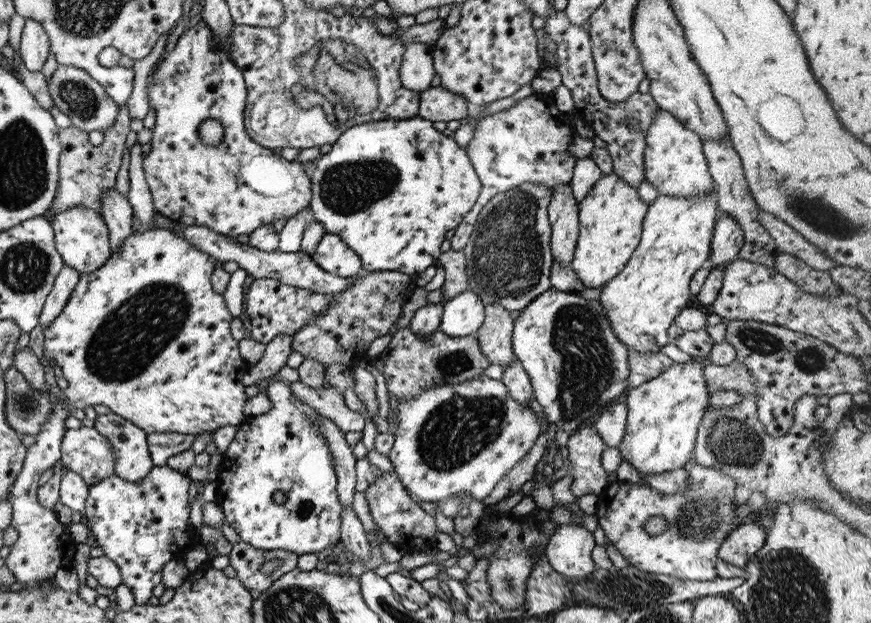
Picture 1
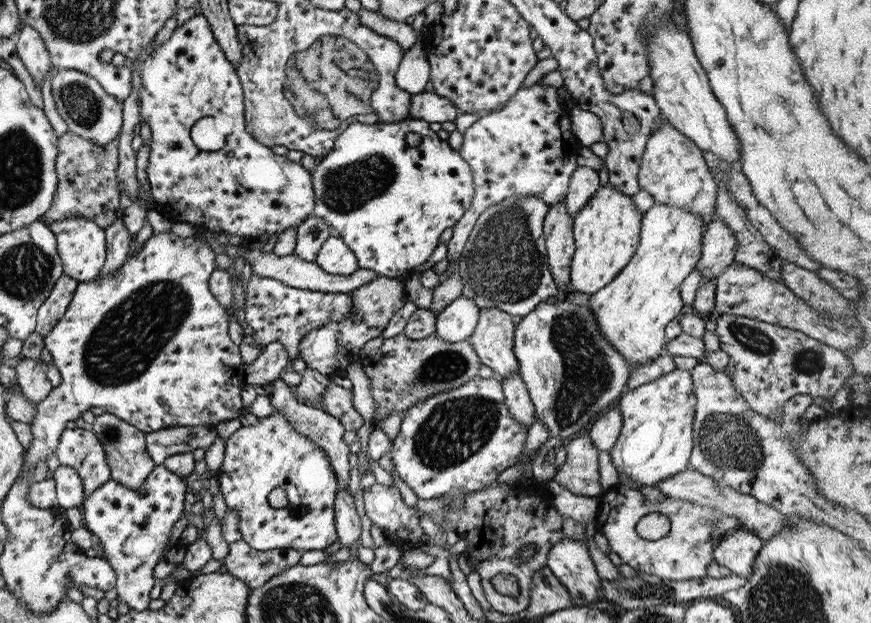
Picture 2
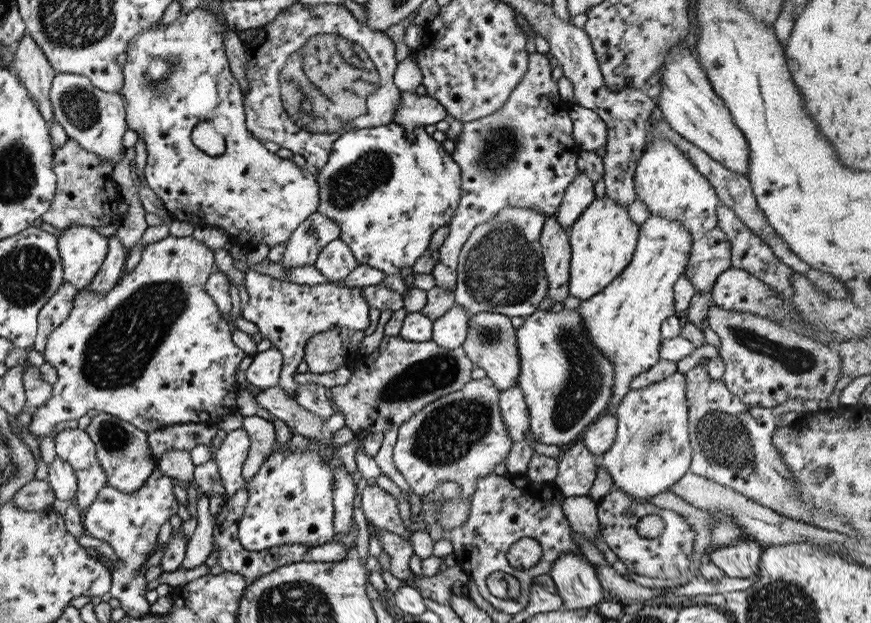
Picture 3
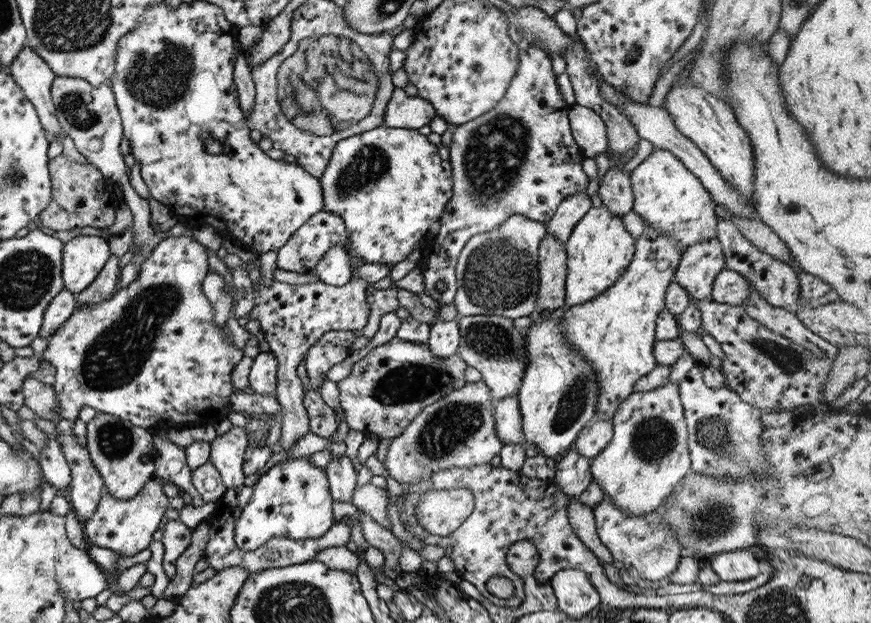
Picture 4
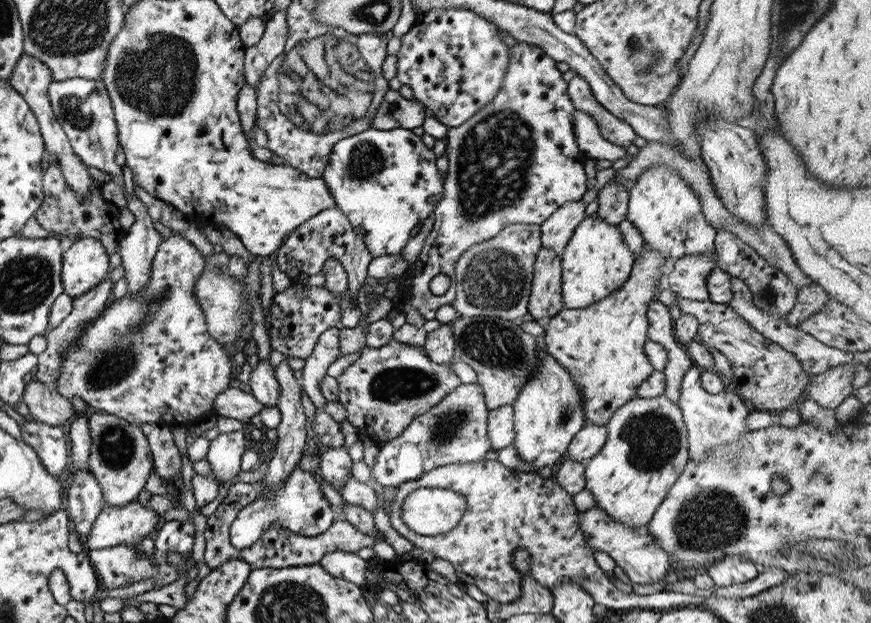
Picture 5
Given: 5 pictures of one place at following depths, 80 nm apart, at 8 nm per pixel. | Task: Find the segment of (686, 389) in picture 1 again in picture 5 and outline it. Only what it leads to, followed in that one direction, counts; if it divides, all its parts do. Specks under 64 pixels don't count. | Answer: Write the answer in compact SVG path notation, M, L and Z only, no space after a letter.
M664 392L654 397L635 395L613 412L605 424L605 432L607 435L603 446L584 465L584 489L593 494L597 502L595 507L602 508L607 516L629 528L644 525L650 521L651 515L667 496L668 490L683 472L683 467L689 459L686 429L681 411Z

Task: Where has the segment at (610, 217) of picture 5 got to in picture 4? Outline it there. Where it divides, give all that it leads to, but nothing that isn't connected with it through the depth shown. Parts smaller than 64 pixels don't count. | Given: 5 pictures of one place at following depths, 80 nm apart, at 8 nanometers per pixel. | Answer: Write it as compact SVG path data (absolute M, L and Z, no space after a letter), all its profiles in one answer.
M623 164L611 166L605 172L597 195L601 200L601 206L609 210L609 214L622 217L631 211L633 205L633 197L631 192L631 184L629 180L629 172L619 172Z

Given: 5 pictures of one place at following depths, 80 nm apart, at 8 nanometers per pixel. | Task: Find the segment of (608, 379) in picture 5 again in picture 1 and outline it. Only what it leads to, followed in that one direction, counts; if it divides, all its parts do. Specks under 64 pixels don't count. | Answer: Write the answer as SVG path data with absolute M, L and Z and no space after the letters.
M714 191L702 197L657 195L650 203L641 224L638 245L617 276L603 286L597 299L617 340L620 340L628 351L634 350L640 353L657 352L661 346L671 341L667 336L667 327L673 323L675 315L685 308L689 300L689 281L710 256L713 224L718 218Z

